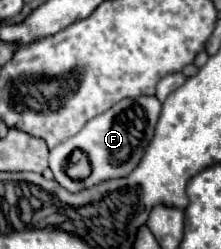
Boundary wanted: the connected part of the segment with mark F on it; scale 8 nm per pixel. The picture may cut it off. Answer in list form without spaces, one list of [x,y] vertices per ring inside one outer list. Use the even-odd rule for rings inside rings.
[[[156,97],[122,99],[112,109],[108,109],[106,113],[88,121],[80,133],[76,133],[66,143],[62,143],[50,151],[50,169],[54,173],[56,183],[60,183],[66,191],[80,193],[80,191],[84,191],[96,183],[130,175],[140,165],[140,159],[144,157],[144,151],[148,149],[148,143],[152,141],[156,123],[160,119],[160,107],[162,105]],[[74,149],[84,151],[88,161],[90,161],[90,167],[92,167],[92,175],[84,181],[72,181],[66,175],[66,163],[68,163],[70,153]]]

